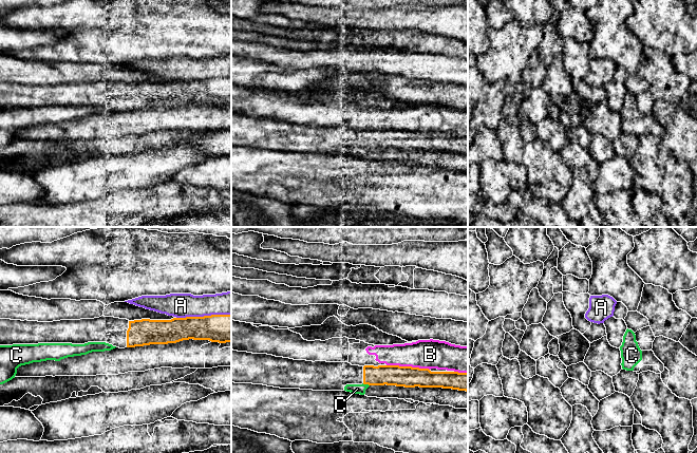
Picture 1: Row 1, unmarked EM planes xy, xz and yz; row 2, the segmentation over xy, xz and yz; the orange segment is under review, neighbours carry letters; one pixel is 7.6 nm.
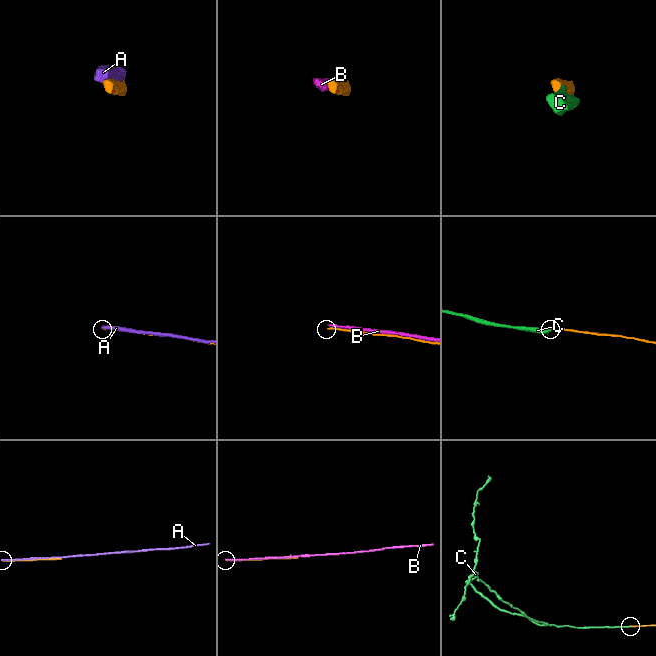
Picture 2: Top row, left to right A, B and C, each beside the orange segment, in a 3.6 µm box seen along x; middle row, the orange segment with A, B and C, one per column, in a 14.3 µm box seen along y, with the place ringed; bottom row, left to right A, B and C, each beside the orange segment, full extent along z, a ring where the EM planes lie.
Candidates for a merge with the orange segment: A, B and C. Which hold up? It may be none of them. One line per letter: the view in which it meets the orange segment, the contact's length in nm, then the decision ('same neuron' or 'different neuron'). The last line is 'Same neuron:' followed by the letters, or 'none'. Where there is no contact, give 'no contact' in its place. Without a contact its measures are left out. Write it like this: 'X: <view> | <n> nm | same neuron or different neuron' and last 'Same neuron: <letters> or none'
A: xy | 420 nm | different neuron
B: xz | 340 nm | different neuron
C: xz | 60 nm | different neuron
Same neuron: none

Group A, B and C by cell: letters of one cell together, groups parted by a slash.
A / B / C

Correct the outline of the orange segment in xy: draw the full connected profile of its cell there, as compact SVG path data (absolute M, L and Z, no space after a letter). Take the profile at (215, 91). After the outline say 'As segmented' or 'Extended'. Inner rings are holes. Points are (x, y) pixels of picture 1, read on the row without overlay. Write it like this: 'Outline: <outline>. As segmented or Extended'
Outline: M114 65L105 72L101 80L94 82L53 86L0 82L0 109L106 106L125 112L176 107L189 102L219 107L231 106L231 78L176 81L128 65Z. Extended

